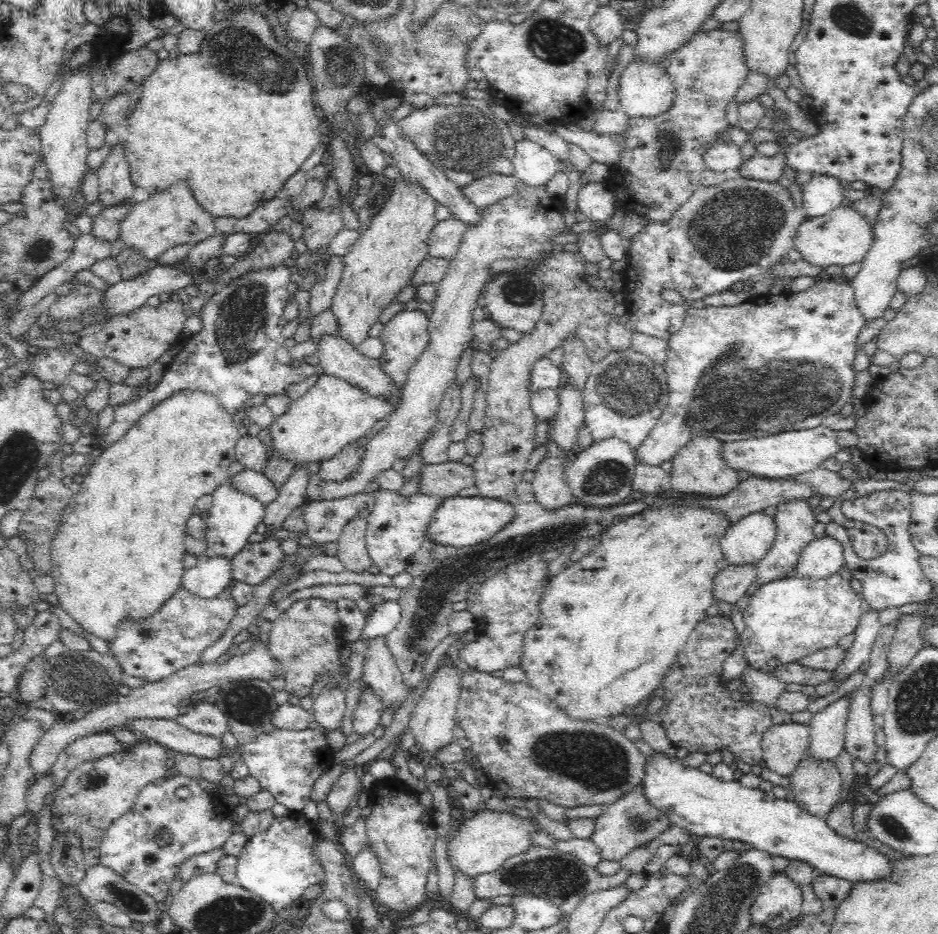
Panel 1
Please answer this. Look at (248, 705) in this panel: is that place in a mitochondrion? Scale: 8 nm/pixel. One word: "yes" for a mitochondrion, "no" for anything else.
yes

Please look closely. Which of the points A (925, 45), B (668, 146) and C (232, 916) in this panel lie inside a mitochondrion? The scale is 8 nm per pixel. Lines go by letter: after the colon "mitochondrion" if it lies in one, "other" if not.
A: other
B: mitochondrion
C: mitochondrion

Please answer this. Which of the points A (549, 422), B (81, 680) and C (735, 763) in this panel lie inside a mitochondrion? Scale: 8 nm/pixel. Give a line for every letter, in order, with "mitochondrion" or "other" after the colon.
A: other
B: mitochondrion
C: other

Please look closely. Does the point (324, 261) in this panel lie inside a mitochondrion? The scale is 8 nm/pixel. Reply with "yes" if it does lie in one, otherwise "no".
no

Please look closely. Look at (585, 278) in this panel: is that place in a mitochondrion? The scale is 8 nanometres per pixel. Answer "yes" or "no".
no

